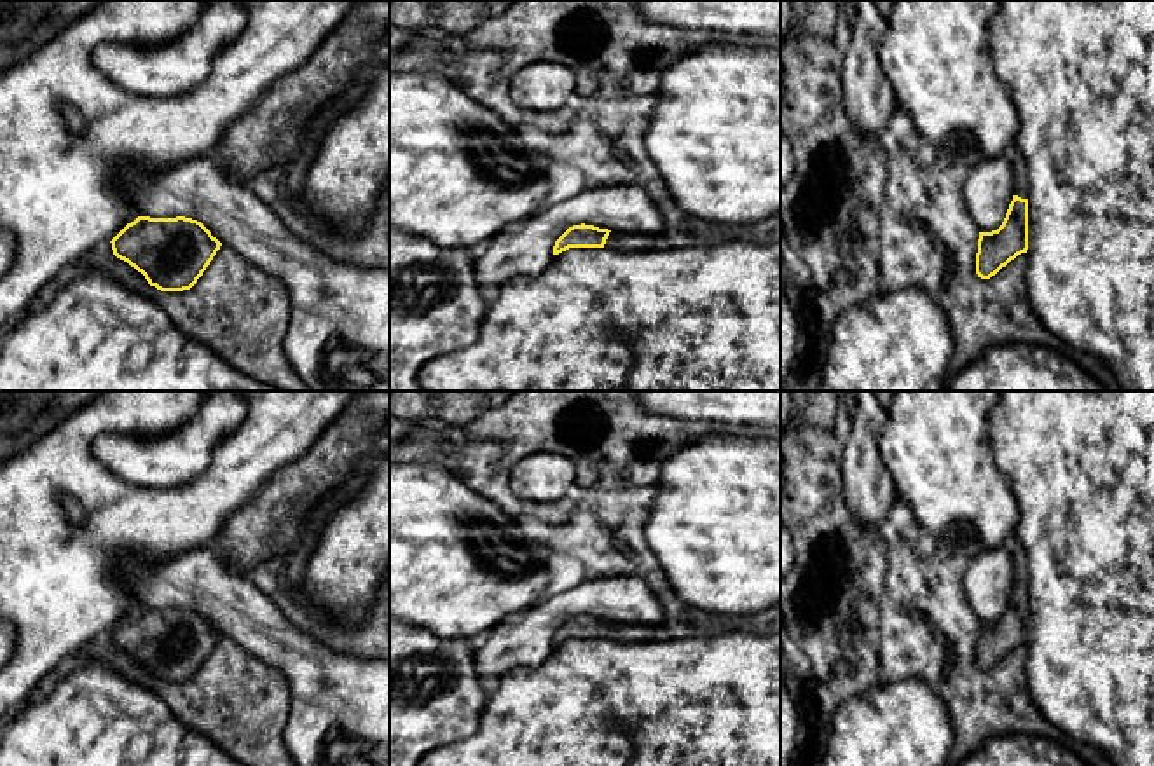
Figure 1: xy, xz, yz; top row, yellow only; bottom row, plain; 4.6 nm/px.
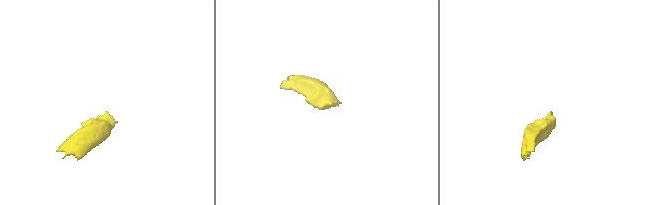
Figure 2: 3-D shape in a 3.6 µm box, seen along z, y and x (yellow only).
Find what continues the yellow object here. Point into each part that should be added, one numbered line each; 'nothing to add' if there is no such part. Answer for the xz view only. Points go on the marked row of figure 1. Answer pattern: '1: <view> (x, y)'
1: xz (625, 241)

